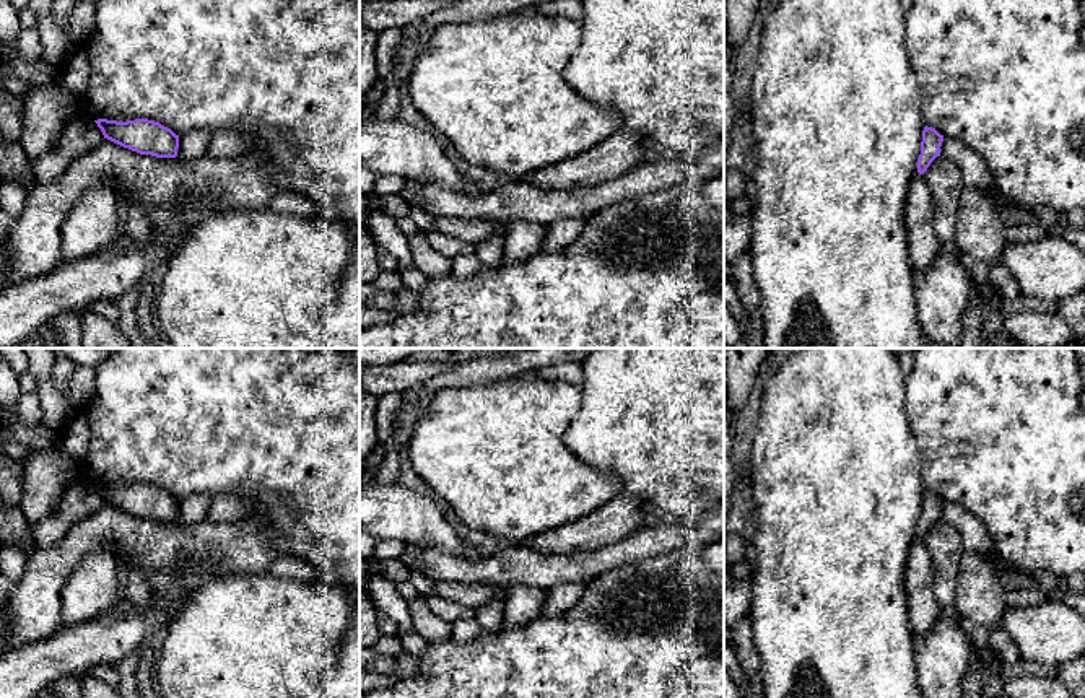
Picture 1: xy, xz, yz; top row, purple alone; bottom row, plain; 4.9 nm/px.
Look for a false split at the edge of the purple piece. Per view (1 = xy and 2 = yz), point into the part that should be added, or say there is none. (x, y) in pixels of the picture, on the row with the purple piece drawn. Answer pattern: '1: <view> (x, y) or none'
1: none
2: none

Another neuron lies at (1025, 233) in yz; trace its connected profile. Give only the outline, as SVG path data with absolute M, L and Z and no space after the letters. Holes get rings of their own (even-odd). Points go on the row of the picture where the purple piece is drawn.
M1020 225L1007 228L1007 239L1010 242L1030 244L1048 236L1046 228L1041 225Z

